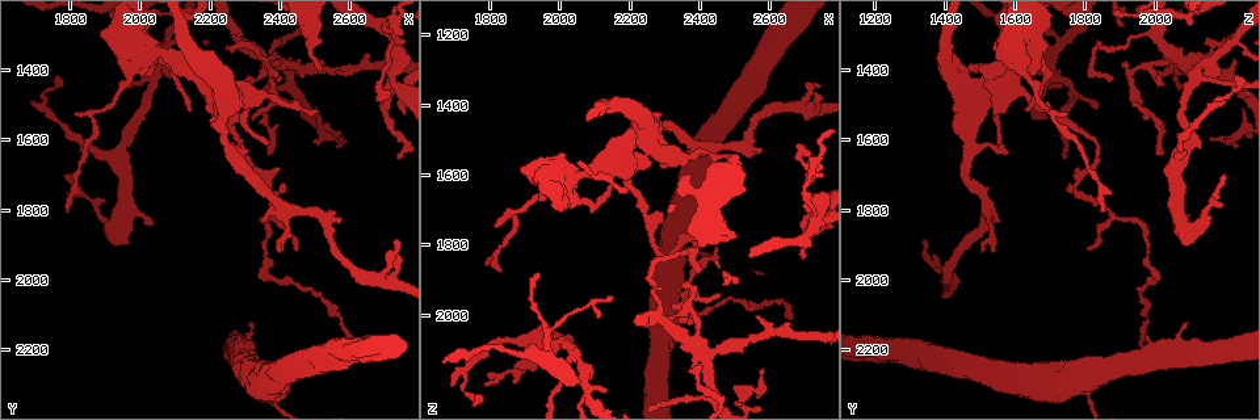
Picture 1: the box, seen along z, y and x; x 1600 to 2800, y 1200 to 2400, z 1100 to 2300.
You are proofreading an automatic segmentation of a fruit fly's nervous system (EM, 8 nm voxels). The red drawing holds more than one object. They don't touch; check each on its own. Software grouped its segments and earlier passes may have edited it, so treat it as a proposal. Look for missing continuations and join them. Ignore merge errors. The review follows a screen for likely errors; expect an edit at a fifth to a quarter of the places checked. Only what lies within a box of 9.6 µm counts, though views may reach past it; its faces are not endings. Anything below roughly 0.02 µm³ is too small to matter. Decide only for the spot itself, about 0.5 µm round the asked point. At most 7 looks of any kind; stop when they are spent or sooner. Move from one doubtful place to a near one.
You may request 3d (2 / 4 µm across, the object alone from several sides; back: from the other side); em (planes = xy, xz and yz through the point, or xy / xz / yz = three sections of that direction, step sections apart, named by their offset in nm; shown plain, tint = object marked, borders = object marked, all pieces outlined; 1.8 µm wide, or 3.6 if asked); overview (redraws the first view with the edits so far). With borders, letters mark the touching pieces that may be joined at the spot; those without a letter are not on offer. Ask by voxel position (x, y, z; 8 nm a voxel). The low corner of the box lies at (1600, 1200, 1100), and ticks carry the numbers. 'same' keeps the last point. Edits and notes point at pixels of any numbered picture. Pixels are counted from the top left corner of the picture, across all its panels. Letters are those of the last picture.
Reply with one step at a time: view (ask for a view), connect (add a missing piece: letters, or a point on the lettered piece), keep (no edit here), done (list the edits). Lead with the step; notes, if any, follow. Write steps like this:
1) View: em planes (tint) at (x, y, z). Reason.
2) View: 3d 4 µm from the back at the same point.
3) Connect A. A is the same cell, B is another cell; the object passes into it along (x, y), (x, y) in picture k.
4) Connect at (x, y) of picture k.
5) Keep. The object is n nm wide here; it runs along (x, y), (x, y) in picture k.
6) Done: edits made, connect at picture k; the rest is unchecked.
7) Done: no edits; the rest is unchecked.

View: 3d 4 µm at (2570, 1410, 2010). An open end.

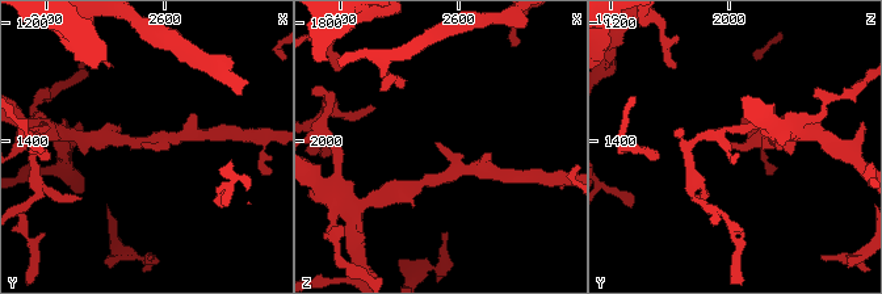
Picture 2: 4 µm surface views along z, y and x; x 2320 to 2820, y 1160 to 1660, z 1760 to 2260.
View: em xy step 4 (tint) at (2560, 1410, 2000). The arms are 200, 220 nm wide; now the EM.

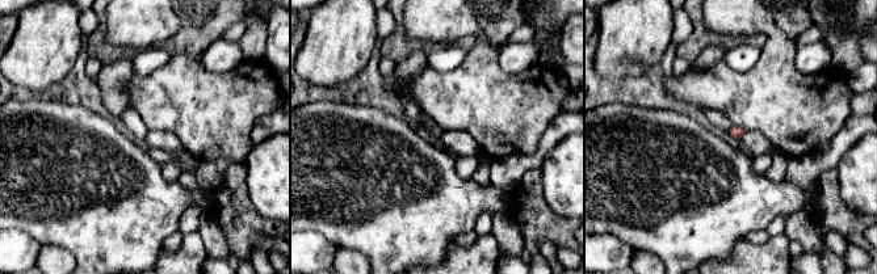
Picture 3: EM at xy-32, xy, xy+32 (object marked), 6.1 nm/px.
View: em planes (borders) at the same point. Another direction.

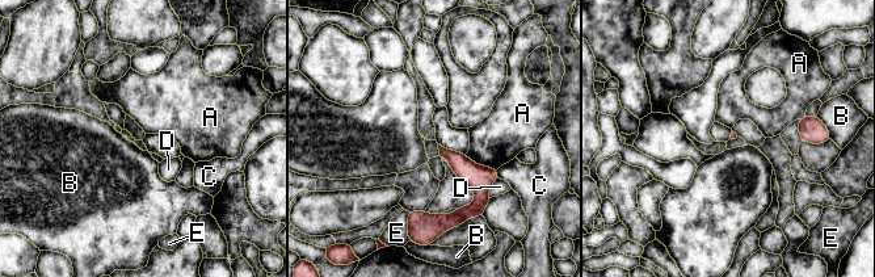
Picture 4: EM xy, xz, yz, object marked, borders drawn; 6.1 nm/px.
Keep. A, B, C, D and E are other cells; it runs along (495, 173), (471, 209), (449, 218), (411, 215) in picture 4; none of them fits.

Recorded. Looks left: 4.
View: em xz step 16 (tint) at (2370, 1620, 1550). Tapers out.

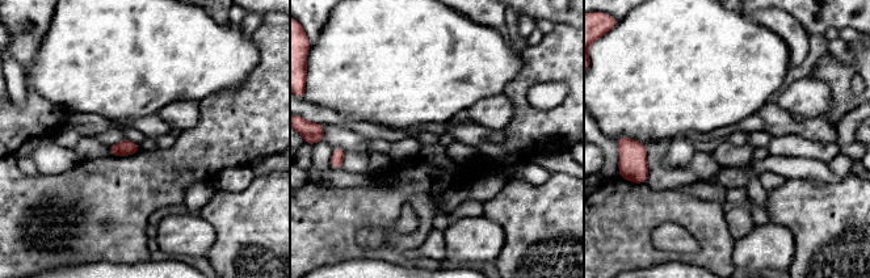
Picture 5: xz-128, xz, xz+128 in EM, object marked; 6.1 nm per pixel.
View: em xy step 4 (borders) at the same point. Cut it another way.

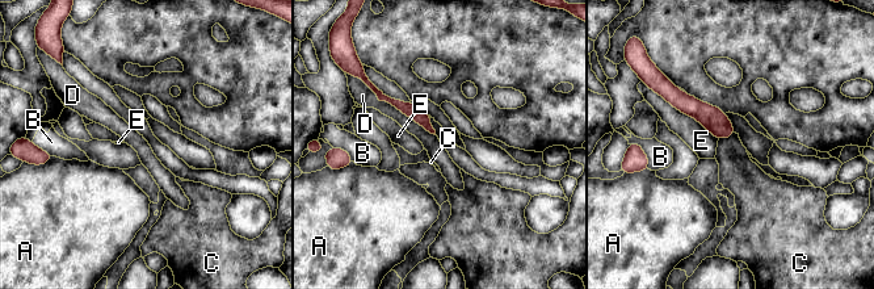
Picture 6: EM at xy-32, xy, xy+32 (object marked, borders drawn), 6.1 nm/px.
Keep. A, B, C, D and E are other cells; no lettered piece goes on from it.

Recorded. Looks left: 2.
View: 3d 4 µm at (2730, 1890, 1340). An open end.

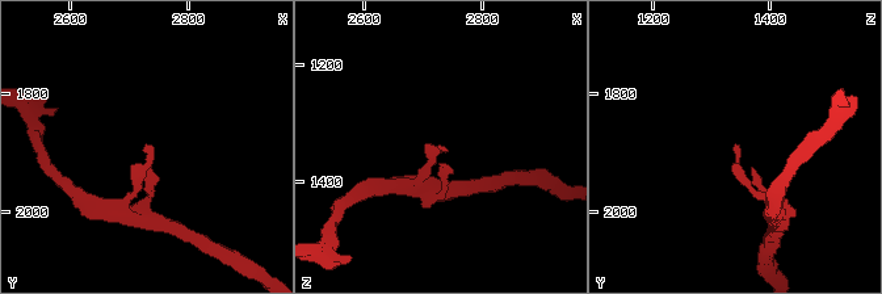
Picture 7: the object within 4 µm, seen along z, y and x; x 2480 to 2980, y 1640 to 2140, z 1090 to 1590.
View: em planes (borders) at (2740, 1890, 1345). Shape alone is not enough.

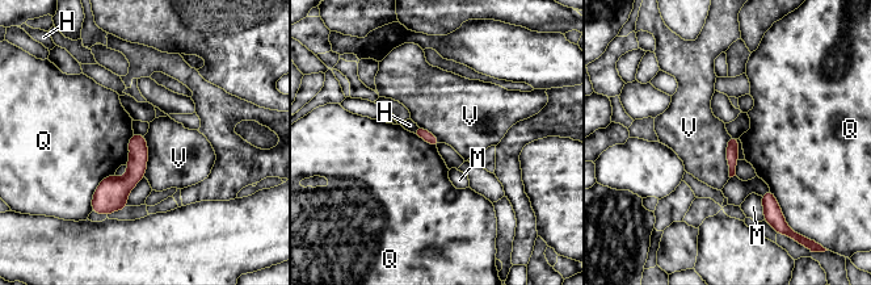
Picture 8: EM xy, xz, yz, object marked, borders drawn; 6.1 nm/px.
Keep. H, M, Q and V are other cells; none of them fits.

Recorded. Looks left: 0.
Done: no edits; the rest is unchecked.

